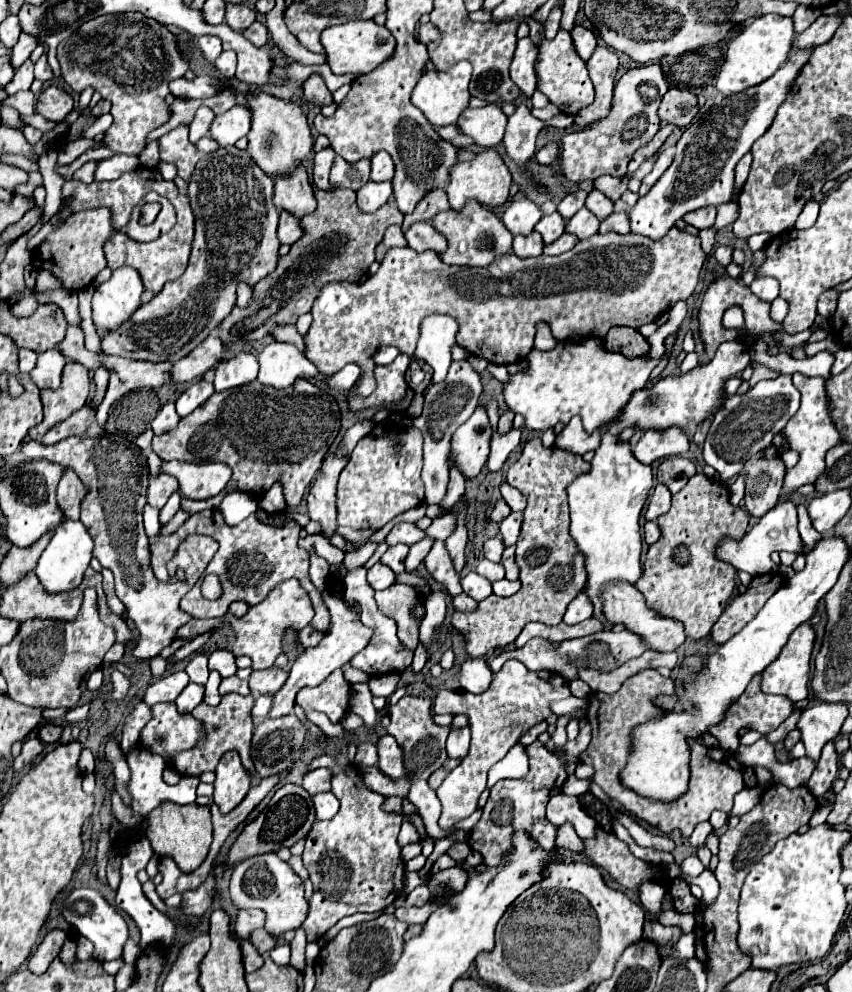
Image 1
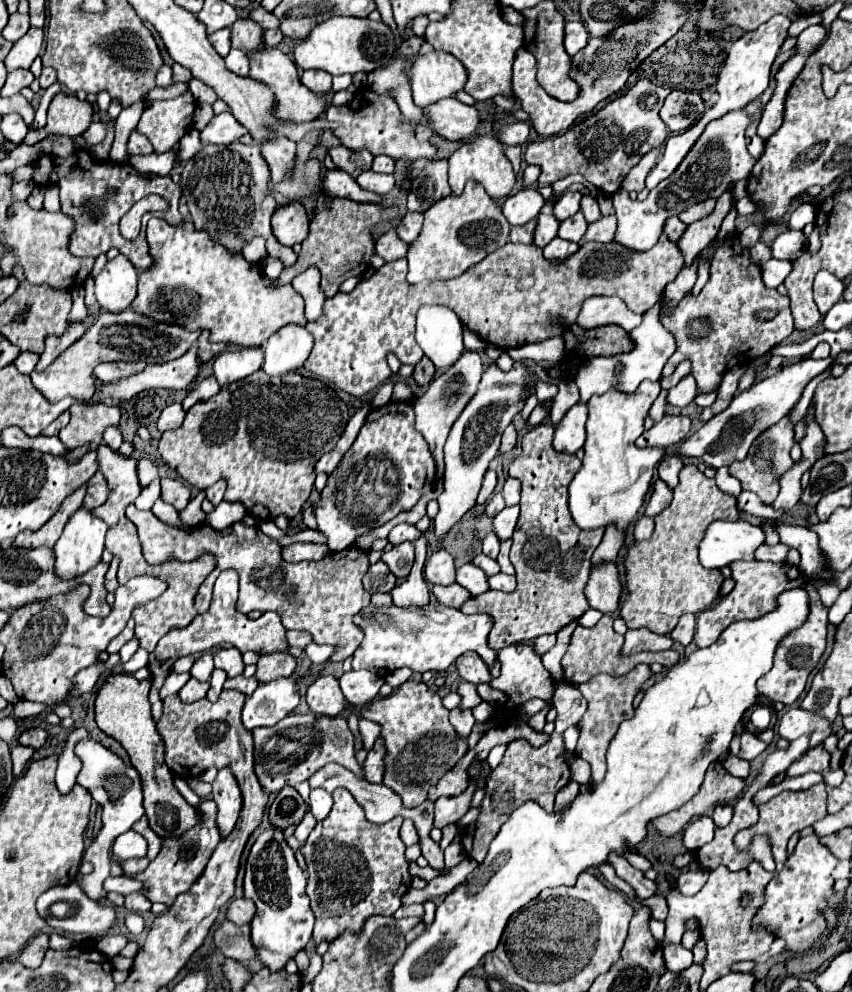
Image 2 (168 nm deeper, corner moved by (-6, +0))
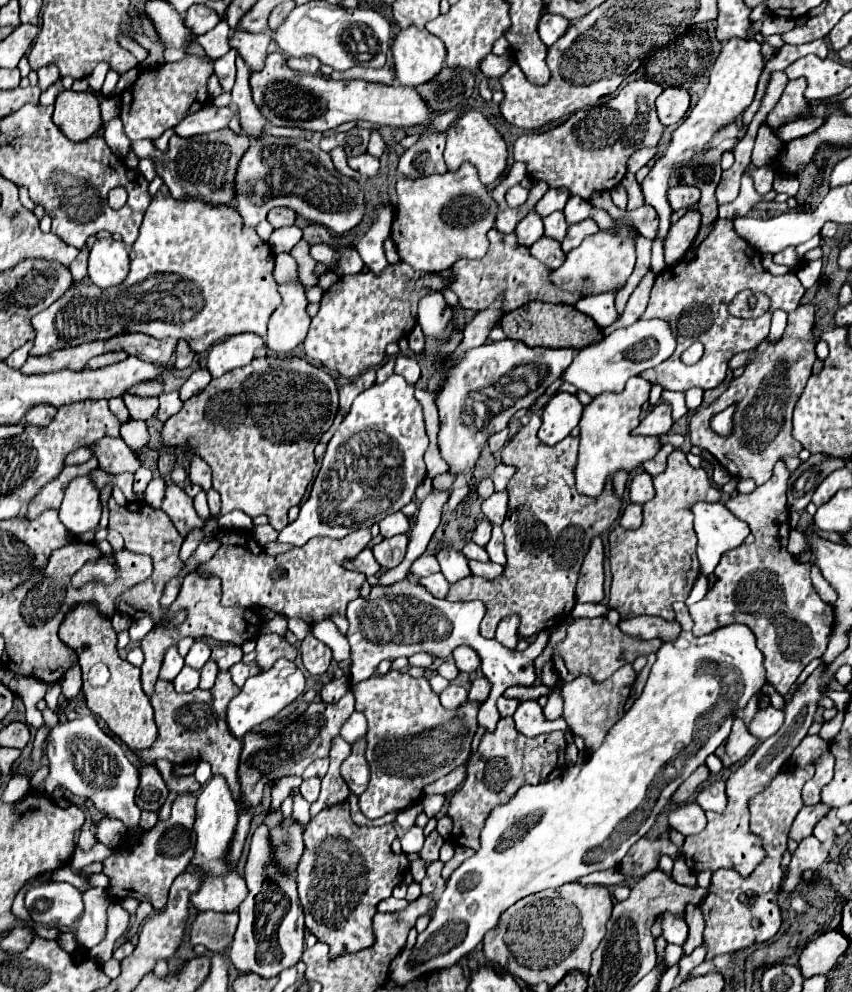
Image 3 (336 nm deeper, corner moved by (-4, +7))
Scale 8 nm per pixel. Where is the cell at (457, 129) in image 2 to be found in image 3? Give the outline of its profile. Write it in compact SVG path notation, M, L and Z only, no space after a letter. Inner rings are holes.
M272 52L266 58L266 66L260 72L250 76L254 104L260 108L262 116L274 126L302 128L310 132L334 130L348 120L370 120L378 126L406 128L420 126L432 120L430 108L418 96L414 88L388 86L382 82L366 80L332 80L322 74L304 74L290 70L286 58L278 52Z

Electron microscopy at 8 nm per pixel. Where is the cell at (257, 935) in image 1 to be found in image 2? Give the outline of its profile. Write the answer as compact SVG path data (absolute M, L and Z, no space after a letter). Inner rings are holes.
M222 921L214 933L214 945L226 955L236 961L250 961L254 959L254 945L250 943L250 927L248 925L234 925L230 921Z

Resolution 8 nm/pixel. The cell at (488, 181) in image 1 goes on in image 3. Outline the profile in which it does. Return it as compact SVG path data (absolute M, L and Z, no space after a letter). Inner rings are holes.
M466 110L462 112L452 126L446 130L446 150L444 150L444 160L450 170L458 170L462 162L470 162L478 168L478 176L484 184L492 184L500 178L500 174L506 170L506 158L508 158L508 148L500 132L494 128L494 124L488 122L488 118L478 112L478 110Z

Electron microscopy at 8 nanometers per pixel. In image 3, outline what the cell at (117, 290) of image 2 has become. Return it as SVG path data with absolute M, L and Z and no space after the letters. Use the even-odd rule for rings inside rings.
M96 238L88 256L90 282L108 288L124 282L128 276L128 248L122 240Z

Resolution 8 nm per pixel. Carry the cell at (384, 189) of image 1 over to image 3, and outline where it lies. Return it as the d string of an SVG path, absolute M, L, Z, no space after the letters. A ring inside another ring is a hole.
M368 152L360 154L360 156L352 156L348 158L348 166L356 172L360 172L364 178L372 178L378 172L378 158L370 156Z

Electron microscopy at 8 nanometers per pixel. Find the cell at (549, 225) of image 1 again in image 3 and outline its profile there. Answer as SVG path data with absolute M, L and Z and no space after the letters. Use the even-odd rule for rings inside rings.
M530 212L528 216L524 216L520 220L520 224L516 226L516 240L520 246L532 246L538 238L542 238L544 234L544 226L542 226L542 218L536 216L536 212Z

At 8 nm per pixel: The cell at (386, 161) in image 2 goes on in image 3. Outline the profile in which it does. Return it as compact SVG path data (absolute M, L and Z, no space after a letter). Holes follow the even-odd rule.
M372 130L372 134L370 134L370 142L368 142L368 154L372 154L372 156L380 158L380 156L382 156L382 152L384 152L384 148L386 148L386 142L382 140L380 132Z

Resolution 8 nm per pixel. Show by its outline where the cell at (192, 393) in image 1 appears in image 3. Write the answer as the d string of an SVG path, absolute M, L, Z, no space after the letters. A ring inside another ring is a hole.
M200 368L200 370L192 372L192 376L190 376L190 378L184 382L184 386L180 388L180 400L184 402L184 400L192 398L194 394L200 394L200 392L208 386L210 380L212 380L212 378L210 378L210 372L208 372L206 368Z

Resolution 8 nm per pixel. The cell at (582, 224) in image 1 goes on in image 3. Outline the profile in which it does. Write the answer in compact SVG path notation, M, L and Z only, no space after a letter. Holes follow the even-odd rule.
M554 212L552 216L544 218L544 236L552 238L552 240L564 240L568 230L568 224L564 220L564 212Z

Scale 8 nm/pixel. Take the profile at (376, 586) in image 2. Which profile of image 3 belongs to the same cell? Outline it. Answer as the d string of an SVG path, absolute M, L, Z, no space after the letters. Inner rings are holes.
M364 548L360 552L360 556L356 556L356 560L344 560L344 566L348 570L358 570L358 572L364 572L366 576L374 576L380 572L380 564L376 562L376 558L372 556L372 550L370 548Z

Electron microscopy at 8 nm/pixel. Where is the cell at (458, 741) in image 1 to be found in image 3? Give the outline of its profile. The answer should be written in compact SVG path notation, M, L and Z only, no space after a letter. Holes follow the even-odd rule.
M450 684L444 692L440 692L440 702L448 710L462 706L466 700L468 700L468 692L462 686L456 686L456 684Z

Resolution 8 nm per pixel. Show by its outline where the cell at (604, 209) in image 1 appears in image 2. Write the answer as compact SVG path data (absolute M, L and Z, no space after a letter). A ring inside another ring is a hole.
M584 195L584 197L582 197L580 209L582 209L582 213L584 213L584 217L586 217L588 223L594 223L594 221L598 221L598 219L602 217L598 201L596 201L594 197L590 197L590 195Z

